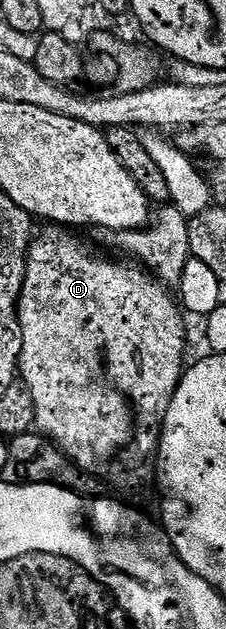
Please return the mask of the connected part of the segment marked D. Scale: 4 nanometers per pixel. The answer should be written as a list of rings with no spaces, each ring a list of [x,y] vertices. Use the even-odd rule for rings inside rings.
[[[47,229],[43,236],[36,238],[32,242],[30,252],[27,257],[27,272],[25,273],[25,281],[23,282],[23,288],[21,289],[21,297],[19,298],[19,324],[21,325],[21,337],[23,338],[23,344],[21,345],[21,357],[19,358],[19,375],[21,376],[22,386],[27,390],[28,393],[33,397],[33,409],[35,410],[35,425],[34,430],[40,435],[46,435],[47,438],[51,439],[56,443],[58,447],[70,457],[73,462],[77,464],[82,471],[87,471],[91,475],[98,475],[100,479],[106,481],[108,484],[111,483],[119,491],[132,491],[133,494],[139,495],[142,491],[147,491],[157,479],[157,456],[159,453],[159,436],[163,434],[163,422],[165,417],[169,413],[169,405],[173,401],[175,391],[179,387],[179,381],[183,377],[185,370],[185,362],[183,363],[183,354],[187,351],[187,327],[183,324],[185,320],[184,312],[181,310],[180,304],[177,302],[176,296],[171,295],[166,286],[160,283],[146,267],[140,265],[135,261],[123,261],[127,263],[110,263],[107,259],[91,259],[91,251],[78,239],[78,234],[72,233],[67,229]]]

